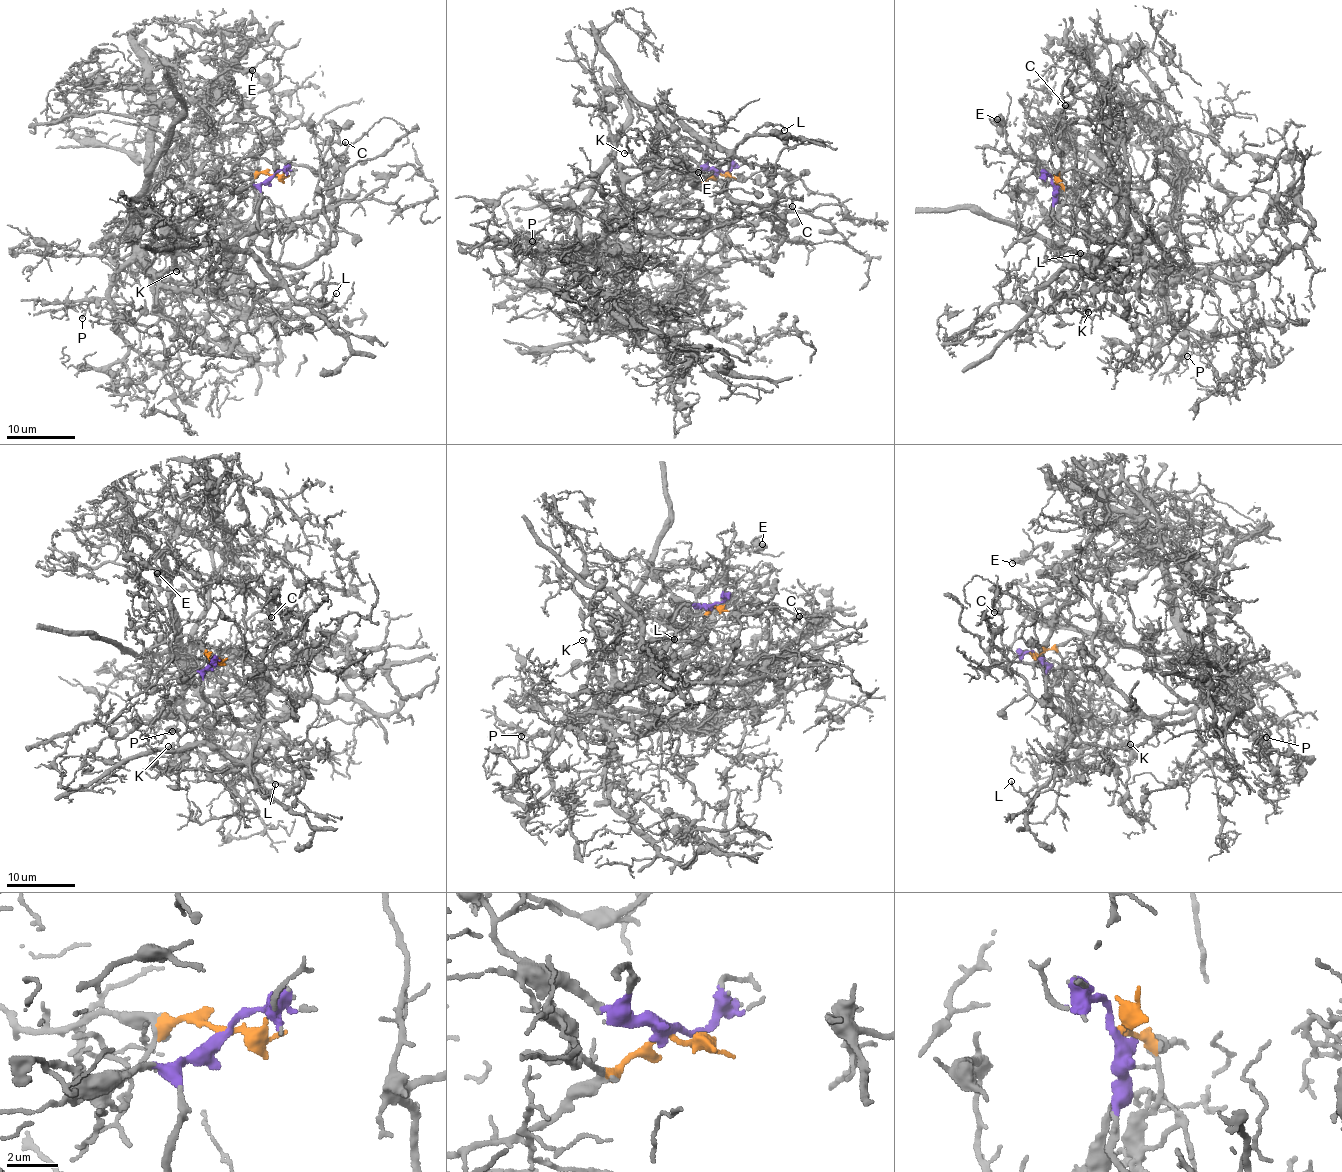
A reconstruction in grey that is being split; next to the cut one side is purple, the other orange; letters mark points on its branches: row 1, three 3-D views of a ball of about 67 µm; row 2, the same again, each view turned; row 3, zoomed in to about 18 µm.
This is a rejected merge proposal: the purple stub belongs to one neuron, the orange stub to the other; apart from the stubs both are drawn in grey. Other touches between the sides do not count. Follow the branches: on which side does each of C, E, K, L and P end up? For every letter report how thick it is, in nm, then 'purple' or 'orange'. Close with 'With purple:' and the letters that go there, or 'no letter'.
C: 140 nm | purple
E: 500 nm | orange
K: 130 nm | orange
L: 120 nm | purple
P: 140 nm | orange
With purple: C, L

